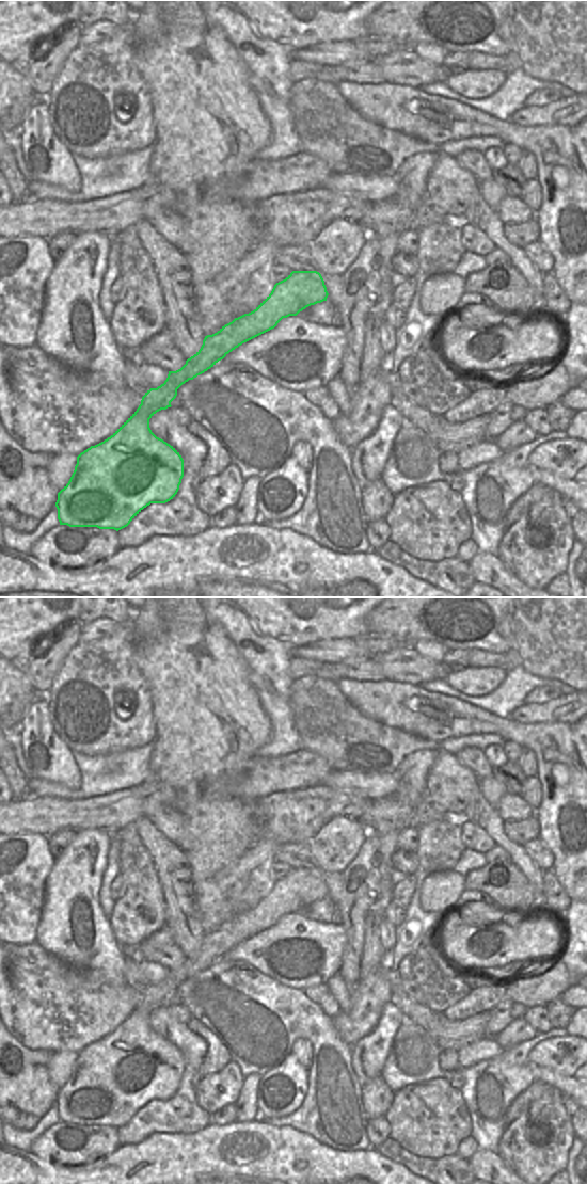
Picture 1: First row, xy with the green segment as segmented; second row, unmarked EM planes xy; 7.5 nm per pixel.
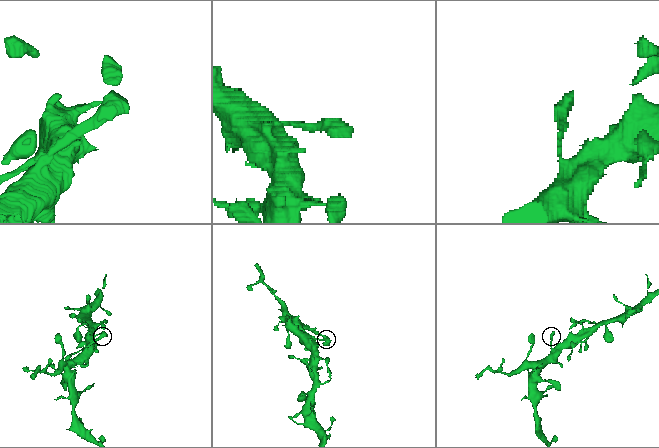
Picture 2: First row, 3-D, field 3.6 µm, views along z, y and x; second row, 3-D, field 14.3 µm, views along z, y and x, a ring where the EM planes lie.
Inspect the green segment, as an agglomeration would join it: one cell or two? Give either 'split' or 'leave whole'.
leave whole

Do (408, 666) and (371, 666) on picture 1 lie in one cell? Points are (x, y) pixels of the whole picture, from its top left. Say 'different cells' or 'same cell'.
different cells

